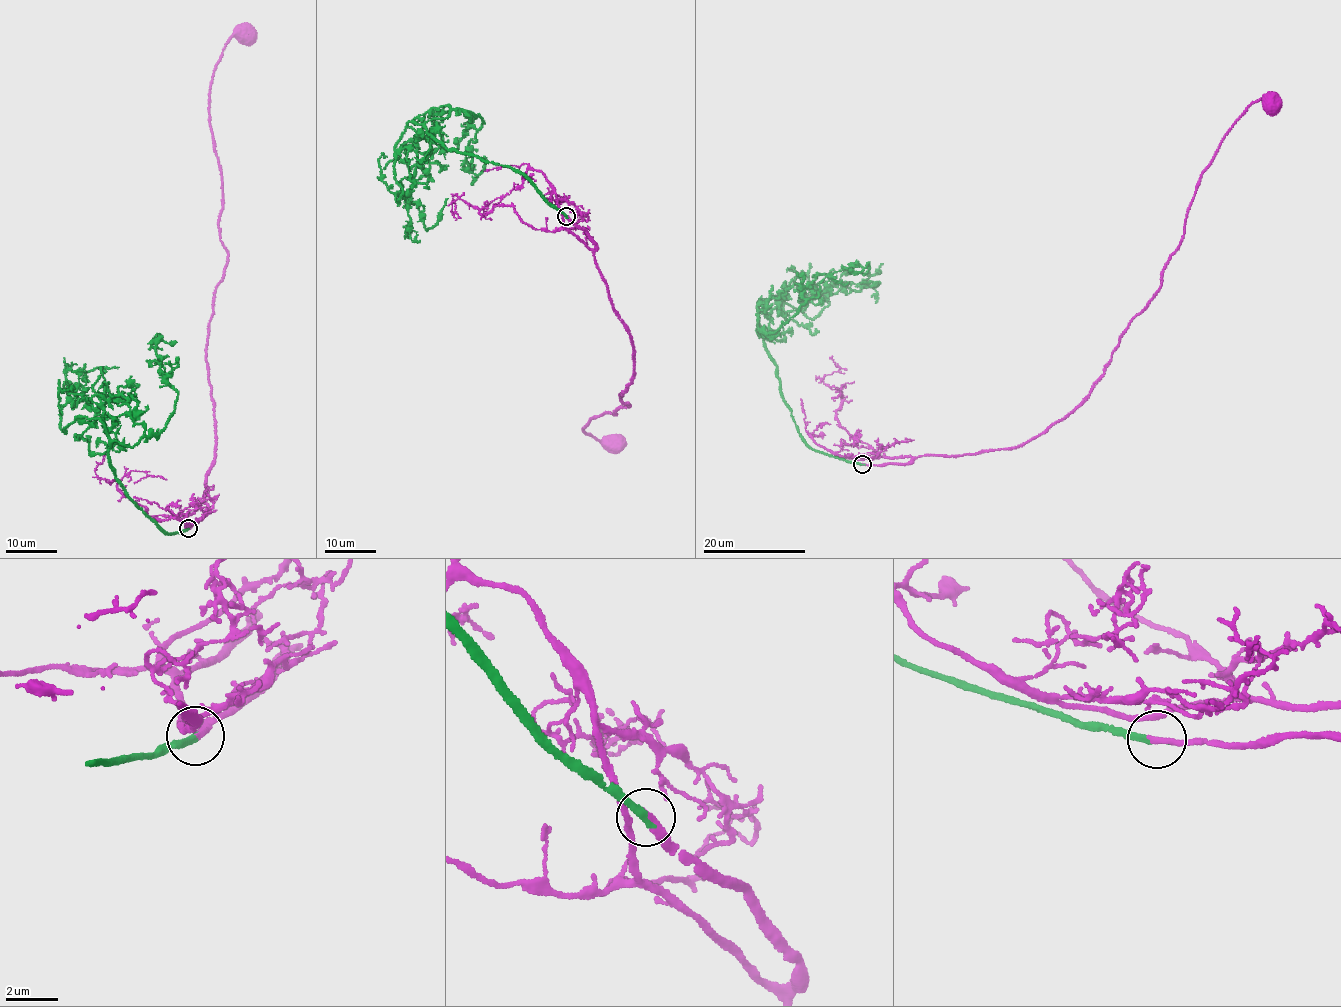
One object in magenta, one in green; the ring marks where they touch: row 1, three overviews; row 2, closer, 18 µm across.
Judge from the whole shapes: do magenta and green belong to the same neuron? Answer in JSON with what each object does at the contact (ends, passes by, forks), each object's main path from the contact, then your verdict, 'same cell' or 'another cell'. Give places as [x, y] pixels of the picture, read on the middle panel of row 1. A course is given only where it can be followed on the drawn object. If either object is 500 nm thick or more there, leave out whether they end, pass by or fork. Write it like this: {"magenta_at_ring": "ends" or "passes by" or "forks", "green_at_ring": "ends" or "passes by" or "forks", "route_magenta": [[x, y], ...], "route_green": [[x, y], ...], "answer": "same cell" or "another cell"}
{"magenta_at_ring": "ends", "green_at_ring": "ends", "route_magenta": [[566, 216], [595, 245], [595, 264], [633, 344], [630, 383], [619, 393], [629, 406], [582, 428], [615, 444]], "route_green": [[566, 216], [522, 172], [449, 149], [411, 121], [395, 151], [397, 203], [410, 194], [427, 230], [448, 198]], "answer": "same cell"}

